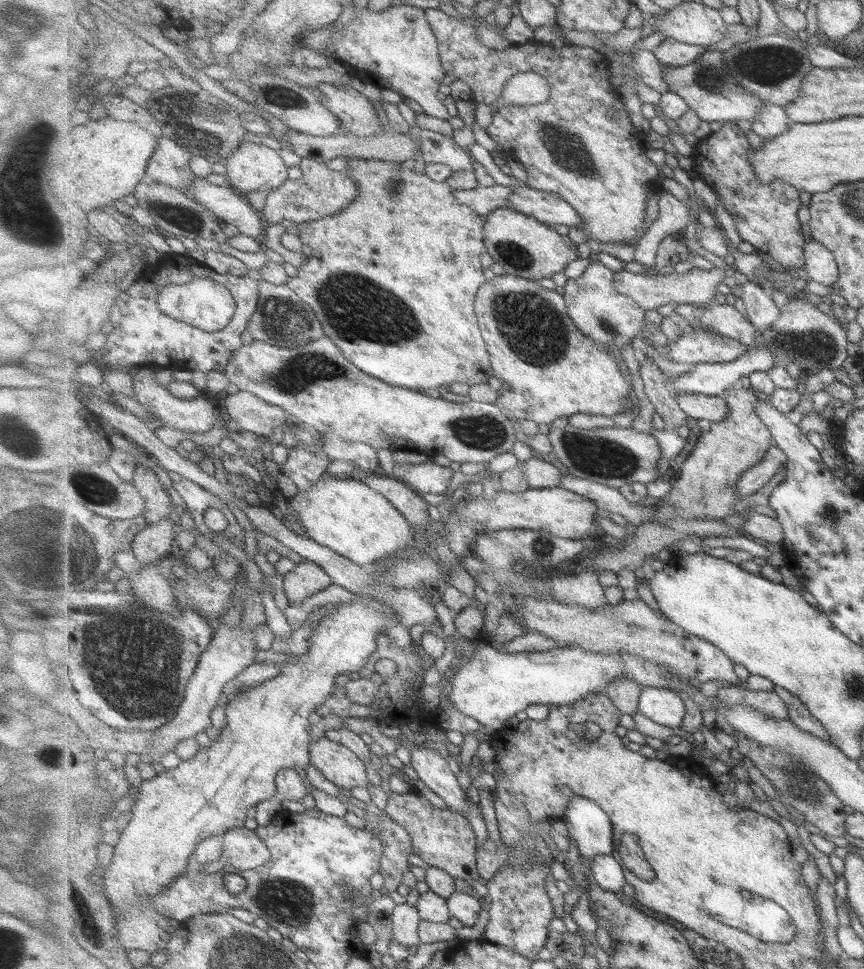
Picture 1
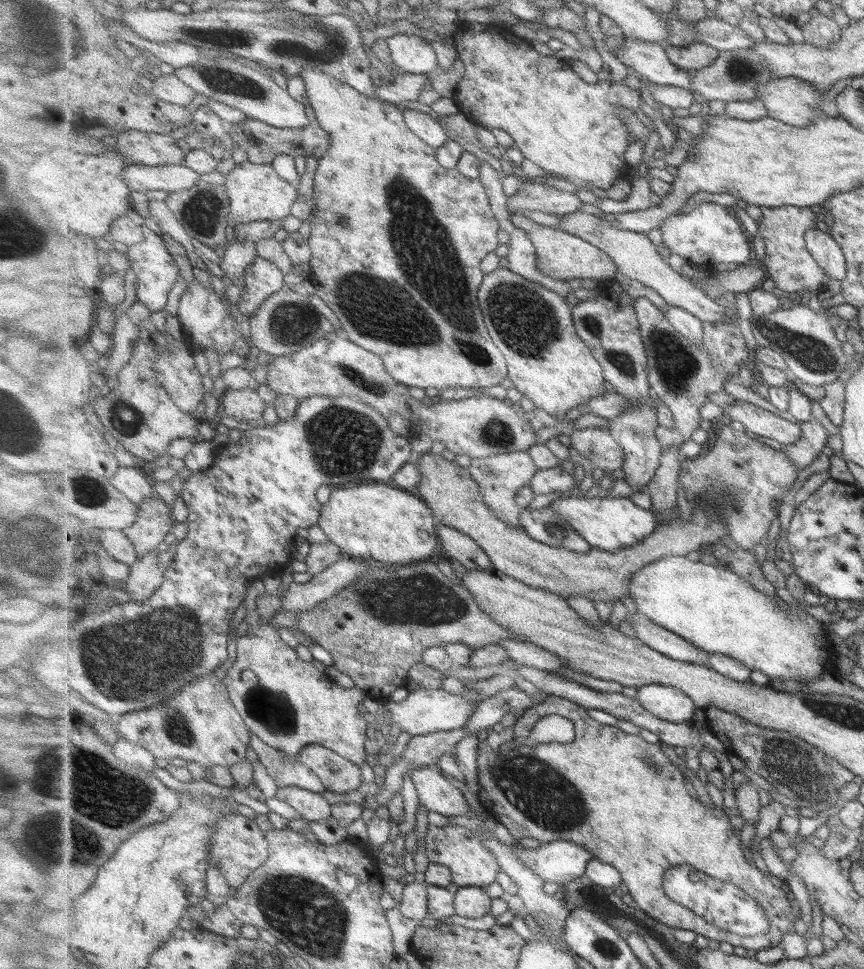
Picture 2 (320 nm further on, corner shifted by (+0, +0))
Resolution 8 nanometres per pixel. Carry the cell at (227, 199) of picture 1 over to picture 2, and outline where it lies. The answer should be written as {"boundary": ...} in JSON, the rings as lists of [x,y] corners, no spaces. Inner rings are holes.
{"boundary":[[[128,164],[122,172],[131,191],[165,190],[168,193],[195,186],[200,174],[187,165],[143,166]]]}

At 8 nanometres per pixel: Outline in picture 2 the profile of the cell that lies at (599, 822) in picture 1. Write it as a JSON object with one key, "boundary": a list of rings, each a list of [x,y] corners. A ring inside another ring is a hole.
{"boundary":[[[555,840],[540,847],[528,849],[513,845],[512,851],[543,882],[559,886],[566,885],[586,875],[587,865],[594,856],[586,849],[570,840]]]}

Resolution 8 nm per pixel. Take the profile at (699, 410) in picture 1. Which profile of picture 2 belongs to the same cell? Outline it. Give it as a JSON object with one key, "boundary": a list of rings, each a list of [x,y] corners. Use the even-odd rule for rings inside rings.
{"boundary":[[[737,401],[725,407],[724,416],[731,421],[740,422],[745,429],[759,437],[771,438],[784,447],[795,446],[802,438],[802,425],[799,422],[788,415],[777,416],[749,402]]]}

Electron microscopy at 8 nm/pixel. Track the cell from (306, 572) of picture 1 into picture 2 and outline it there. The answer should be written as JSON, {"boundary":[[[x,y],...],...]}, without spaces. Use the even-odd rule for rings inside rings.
{"boundary":[[[375,483],[361,488],[339,488],[333,492],[327,506],[321,507],[322,515],[318,525],[327,536],[327,541],[321,544],[311,544],[310,552],[306,559],[307,572],[312,575],[323,572],[331,564],[337,562],[343,555],[357,560],[378,560],[385,566],[409,565],[413,562],[428,560],[439,546],[440,538],[436,528],[437,521],[430,505],[415,491],[399,489],[391,483]]]}

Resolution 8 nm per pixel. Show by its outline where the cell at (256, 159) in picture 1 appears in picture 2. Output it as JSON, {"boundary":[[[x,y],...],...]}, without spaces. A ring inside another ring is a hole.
{"boundary":[[[249,160],[237,163],[226,177],[226,189],[230,198],[230,218],[233,224],[250,223],[259,220],[285,221],[292,214],[293,205],[299,198],[297,187],[283,180],[283,177],[272,167],[271,164],[255,164]]]}

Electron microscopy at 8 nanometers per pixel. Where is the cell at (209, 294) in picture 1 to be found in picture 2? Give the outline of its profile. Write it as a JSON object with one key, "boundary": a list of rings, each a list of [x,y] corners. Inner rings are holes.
{"boundary":[[[144,224],[142,227],[144,228],[145,240],[128,247],[127,258],[130,261],[130,272],[137,277],[136,297],[138,303],[145,305],[153,312],[159,312],[165,308],[169,292],[171,292],[173,284],[179,280],[179,276],[181,277],[181,272],[179,272],[177,262],[169,254],[161,235],[158,236]]]}

